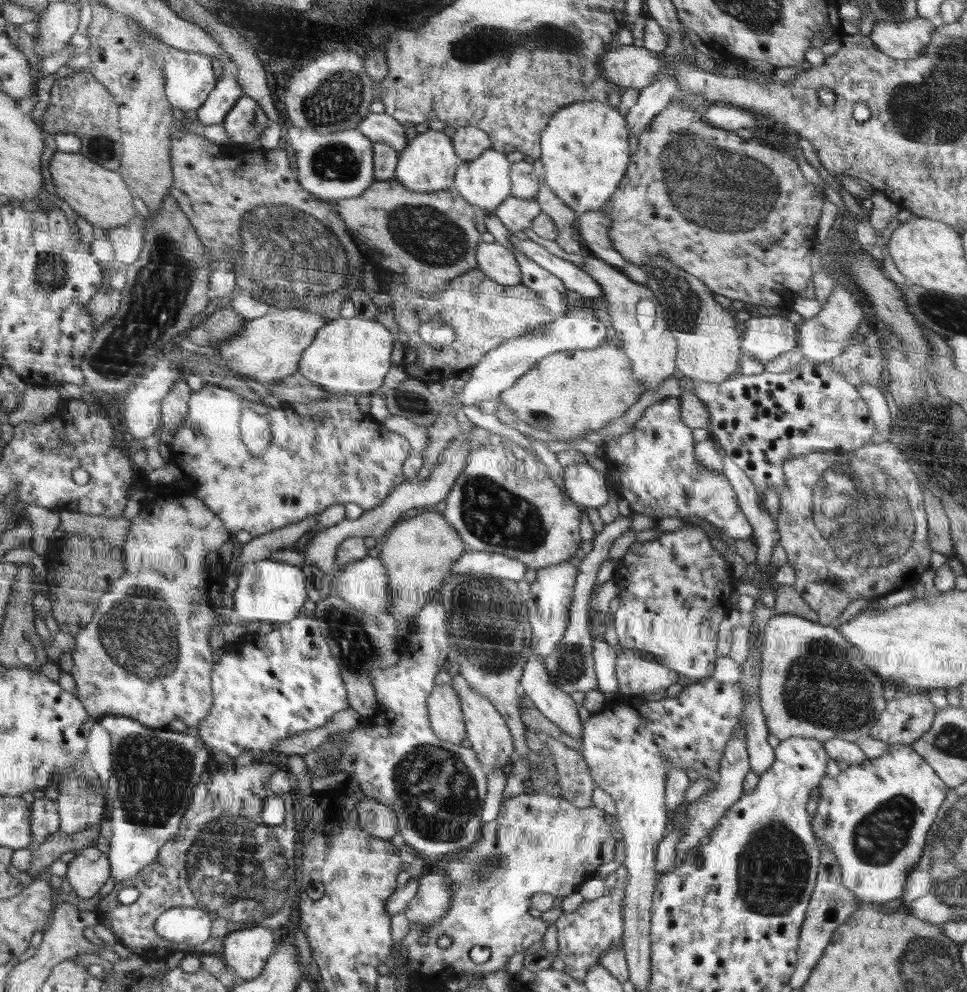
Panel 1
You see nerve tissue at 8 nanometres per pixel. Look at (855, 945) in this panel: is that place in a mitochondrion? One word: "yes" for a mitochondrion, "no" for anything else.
no

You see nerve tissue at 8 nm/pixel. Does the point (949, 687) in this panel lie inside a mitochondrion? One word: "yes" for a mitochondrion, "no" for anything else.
no

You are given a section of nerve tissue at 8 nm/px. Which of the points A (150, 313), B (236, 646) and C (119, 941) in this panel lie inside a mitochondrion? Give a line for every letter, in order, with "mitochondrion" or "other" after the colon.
A: mitochondrion
B: other
C: other

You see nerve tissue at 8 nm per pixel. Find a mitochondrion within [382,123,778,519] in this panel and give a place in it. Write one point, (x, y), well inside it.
(428, 235)

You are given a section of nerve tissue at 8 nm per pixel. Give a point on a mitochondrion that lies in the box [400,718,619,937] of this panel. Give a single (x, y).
(490, 869)

